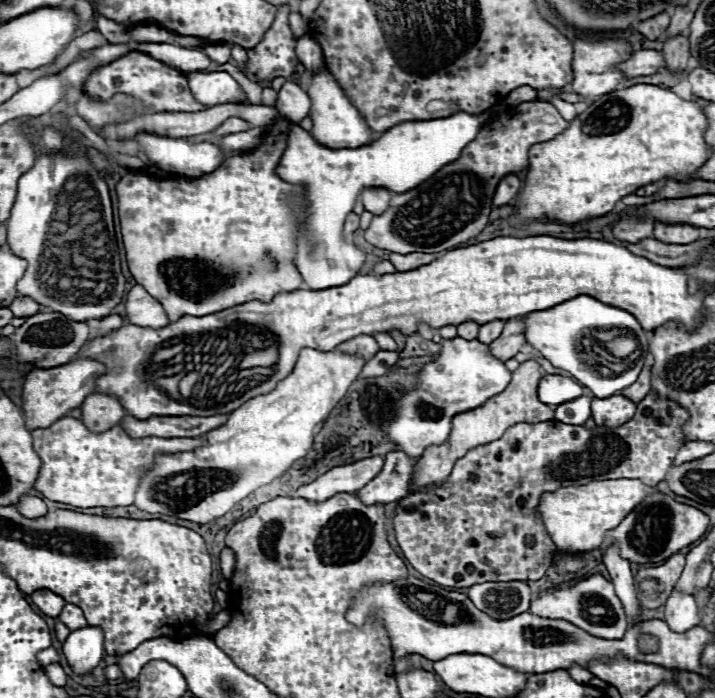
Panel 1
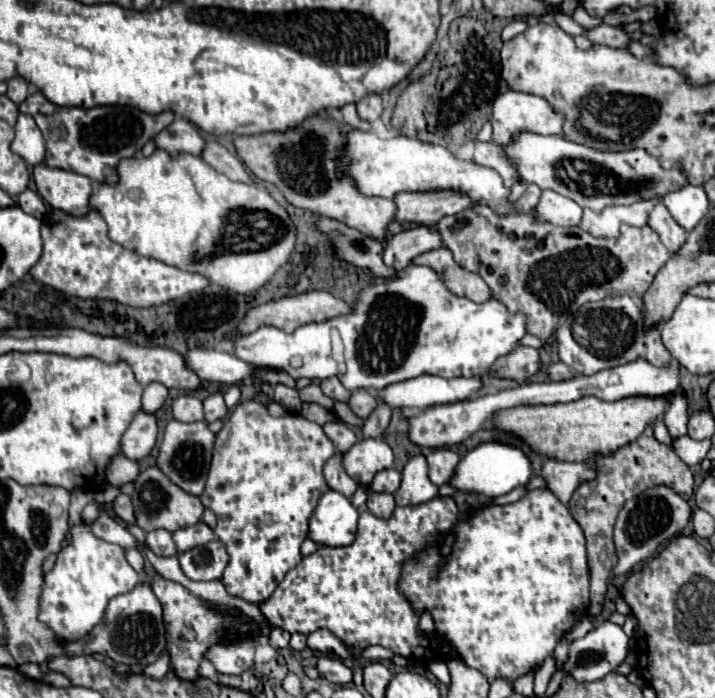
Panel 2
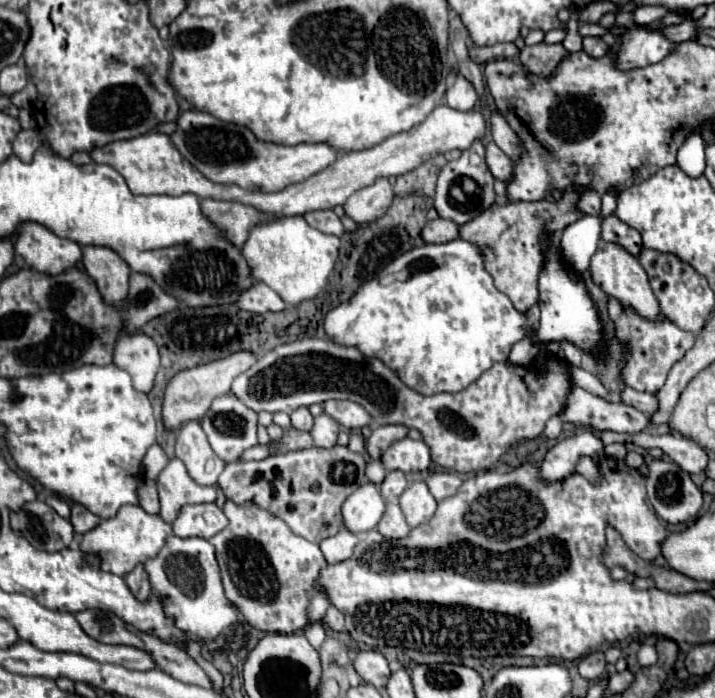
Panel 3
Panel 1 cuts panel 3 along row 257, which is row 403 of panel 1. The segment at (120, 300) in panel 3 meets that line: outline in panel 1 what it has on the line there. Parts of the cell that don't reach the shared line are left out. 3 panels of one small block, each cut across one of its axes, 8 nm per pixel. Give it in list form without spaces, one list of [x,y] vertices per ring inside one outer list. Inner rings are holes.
[[[90,394],[82,402],[80,410],[82,410],[82,416],[80,416],[82,424],[96,434],[114,428],[126,414],[116,398],[104,396],[104,394]]]

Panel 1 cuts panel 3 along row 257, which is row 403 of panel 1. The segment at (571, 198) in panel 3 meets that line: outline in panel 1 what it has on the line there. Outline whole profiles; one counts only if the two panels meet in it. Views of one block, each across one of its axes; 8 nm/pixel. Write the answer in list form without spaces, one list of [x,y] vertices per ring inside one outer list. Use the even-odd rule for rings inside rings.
[[[534,360],[522,362],[518,366],[518,370],[514,370],[512,380],[502,394],[496,394],[486,404],[478,406],[478,410],[468,410],[466,414],[456,414],[452,418],[450,438],[446,442],[442,442],[442,446],[428,446],[426,454],[422,454],[422,458],[418,460],[410,492],[418,492],[418,490],[422,490],[434,482],[444,482],[450,476],[458,458],[462,458],[468,450],[472,450],[476,446],[498,440],[508,426],[518,424],[518,422],[536,424],[536,422],[554,420],[554,410],[550,406],[542,404],[538,400],[538,394],[536,394],[536,388],[538,388],[538,382],[542,376],[544,376],[544,370],[538,366],[538,362],[534,362]]]

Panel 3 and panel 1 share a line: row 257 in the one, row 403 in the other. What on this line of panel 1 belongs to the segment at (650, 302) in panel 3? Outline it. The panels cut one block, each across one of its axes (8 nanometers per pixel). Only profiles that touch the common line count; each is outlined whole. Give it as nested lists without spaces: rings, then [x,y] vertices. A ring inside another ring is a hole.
[[[610,396],[610,398],[594,398],[592,400],[592,418],[598,426],[618,428],[626,424],[636,412],[636,404],[624,396]]]

